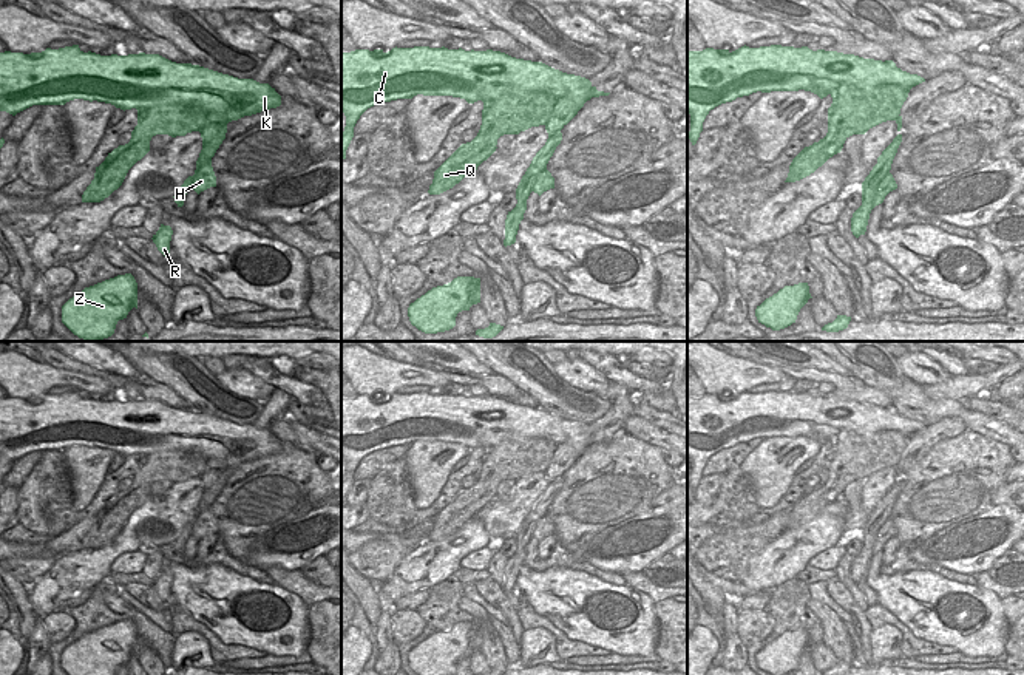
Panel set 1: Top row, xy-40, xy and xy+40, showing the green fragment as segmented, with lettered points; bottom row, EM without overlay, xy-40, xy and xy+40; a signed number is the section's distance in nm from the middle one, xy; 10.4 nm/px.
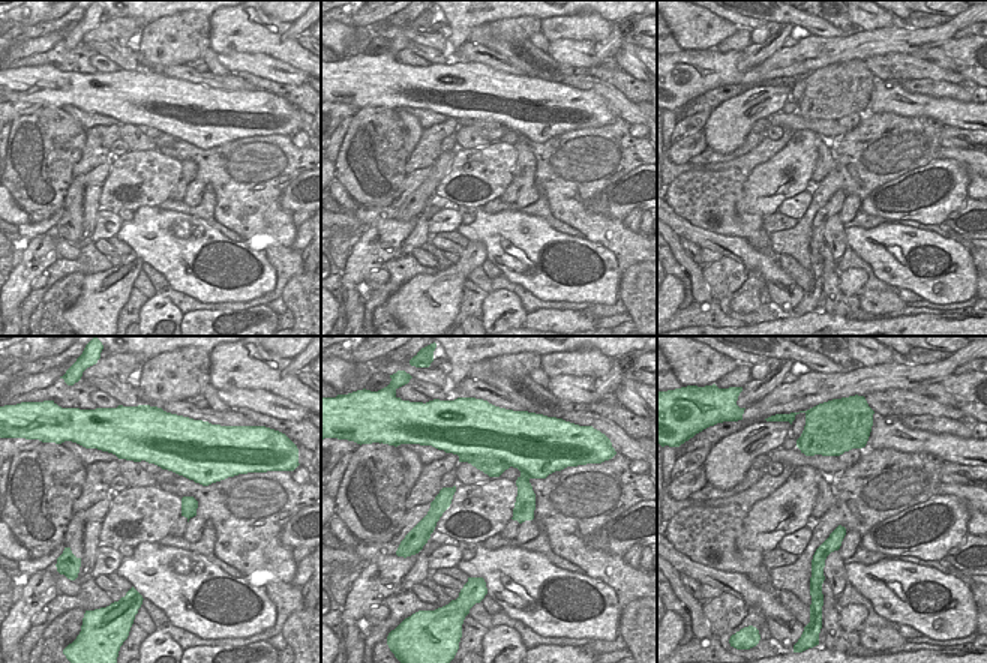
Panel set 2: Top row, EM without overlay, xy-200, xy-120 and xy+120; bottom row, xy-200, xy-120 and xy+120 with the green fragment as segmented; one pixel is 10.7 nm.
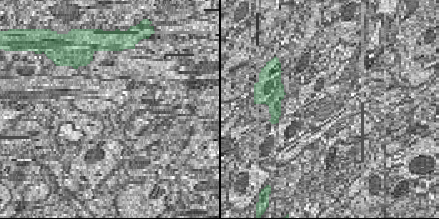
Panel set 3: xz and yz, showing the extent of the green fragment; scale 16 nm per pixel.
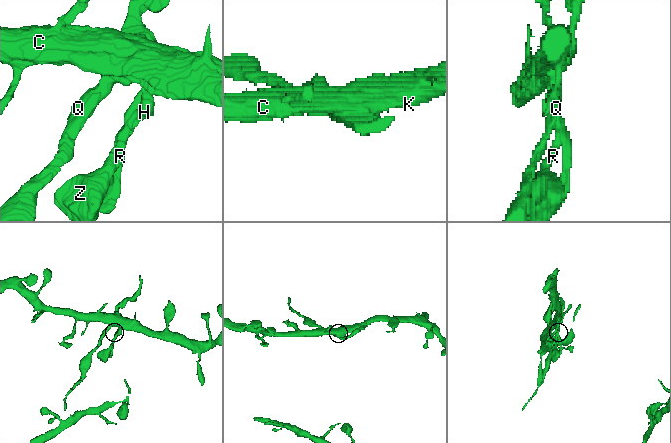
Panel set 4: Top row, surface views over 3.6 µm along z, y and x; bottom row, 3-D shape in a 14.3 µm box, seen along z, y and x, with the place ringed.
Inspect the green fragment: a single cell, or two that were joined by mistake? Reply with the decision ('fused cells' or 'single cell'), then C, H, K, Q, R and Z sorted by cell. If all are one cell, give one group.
fused cells; groups C H K R Z / Q

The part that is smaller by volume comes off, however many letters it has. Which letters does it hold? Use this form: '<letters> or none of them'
Q

